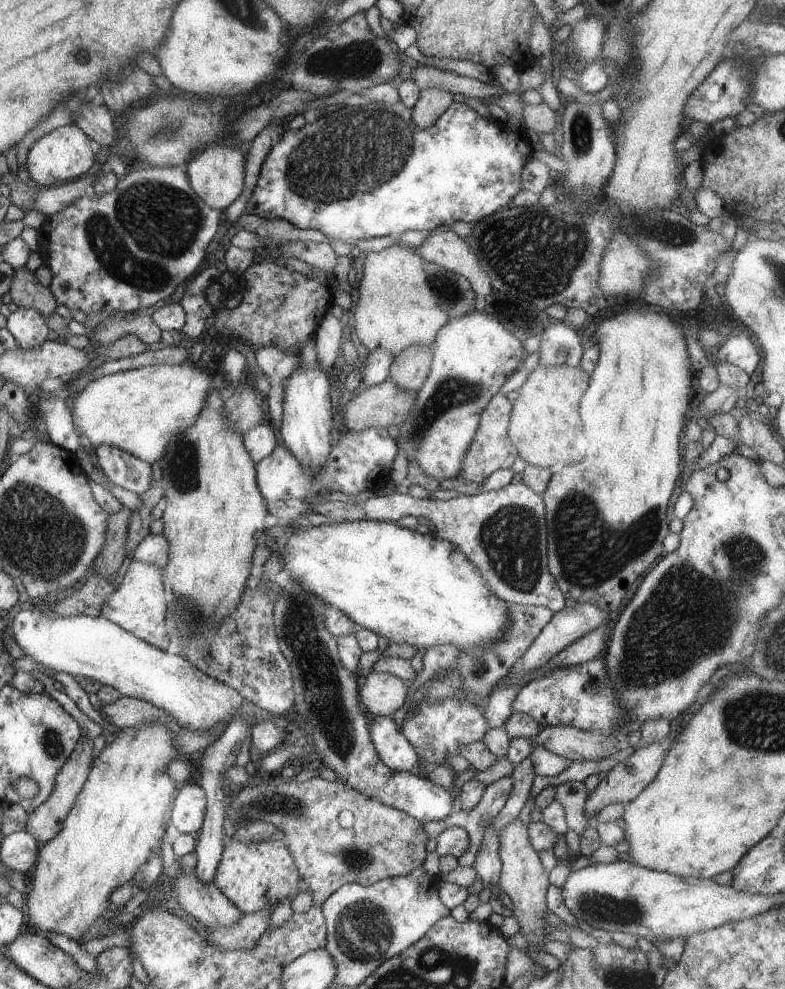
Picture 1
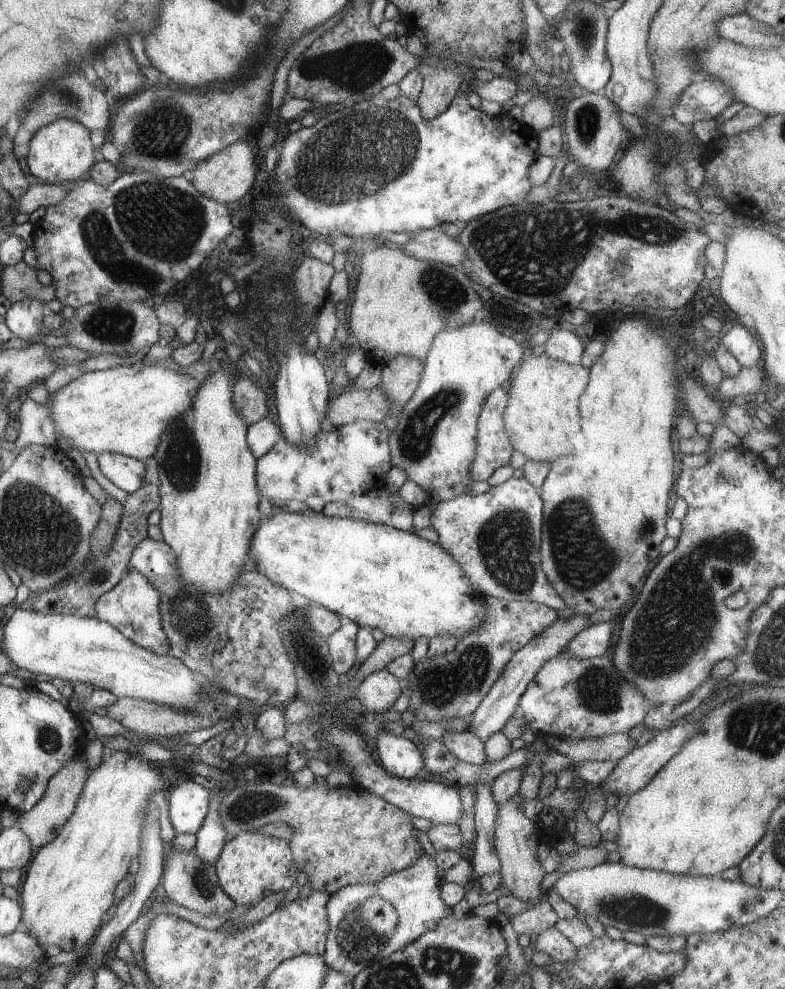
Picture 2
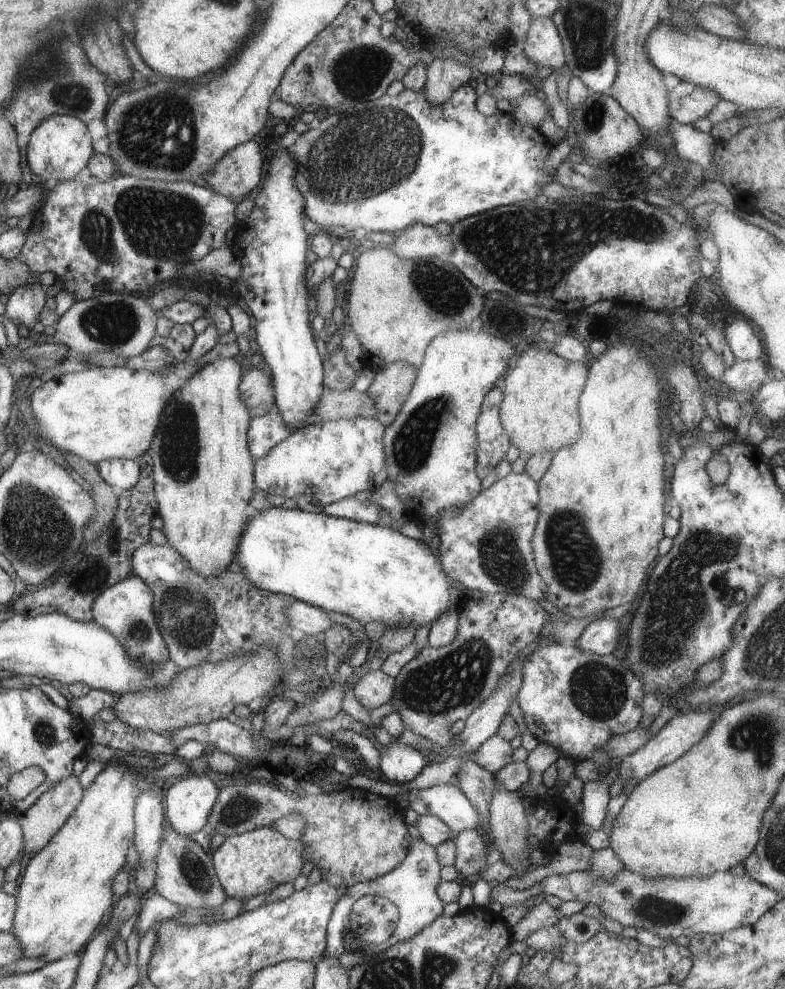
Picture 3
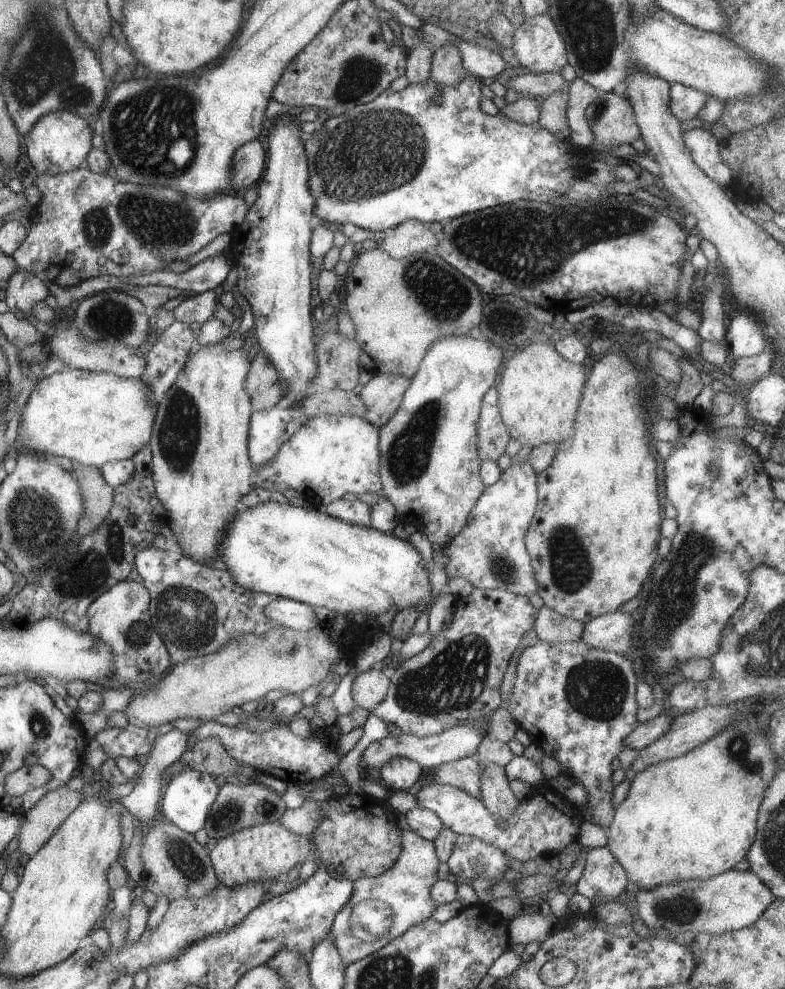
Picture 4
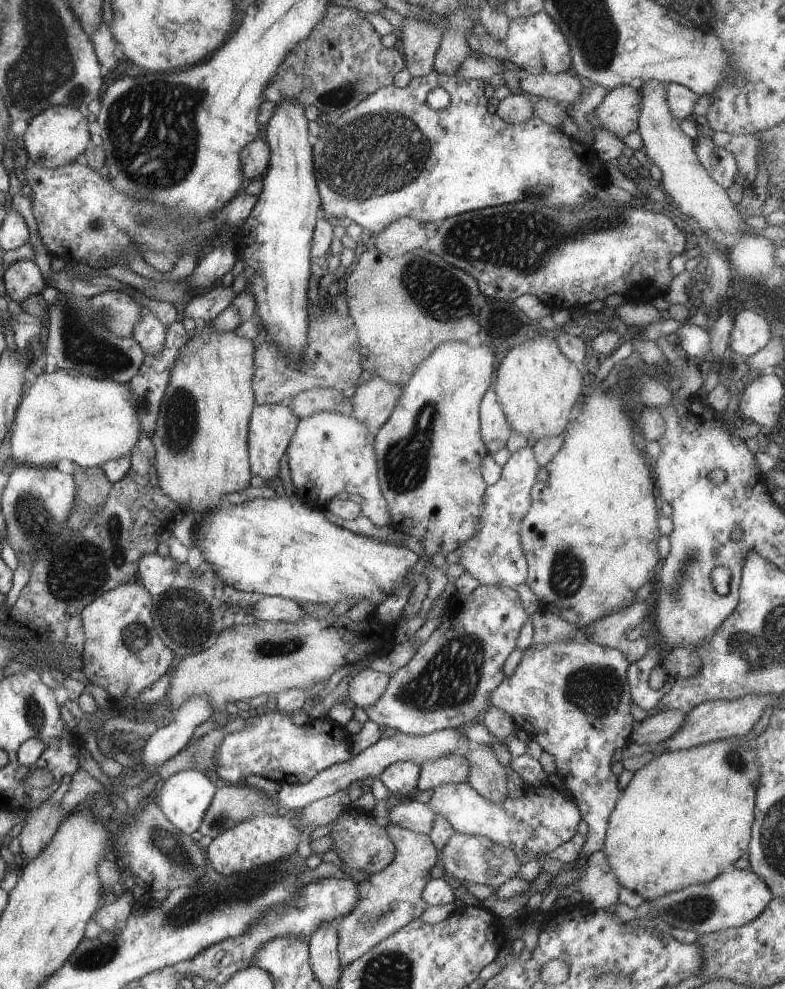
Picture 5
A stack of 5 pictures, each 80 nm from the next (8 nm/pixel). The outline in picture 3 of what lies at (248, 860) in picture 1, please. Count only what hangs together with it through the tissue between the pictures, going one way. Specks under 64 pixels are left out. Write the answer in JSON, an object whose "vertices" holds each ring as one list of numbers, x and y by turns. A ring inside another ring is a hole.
{"vertices":[[270,827,228,837,210,855,227,896,239,901,247,901,258,894,274,891,280,884,296,880,304,864,301,842,282,836]]}

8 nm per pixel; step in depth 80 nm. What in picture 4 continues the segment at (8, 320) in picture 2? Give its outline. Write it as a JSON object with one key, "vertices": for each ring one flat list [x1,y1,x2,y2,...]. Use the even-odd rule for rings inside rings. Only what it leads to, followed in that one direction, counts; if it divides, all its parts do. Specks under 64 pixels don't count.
{"vertices":[[23,268,18,269,10,277,5,291,5,301,9,310,19,310,26,316,31,315,34,304,44,302,49,295,48,284,45,280]]}

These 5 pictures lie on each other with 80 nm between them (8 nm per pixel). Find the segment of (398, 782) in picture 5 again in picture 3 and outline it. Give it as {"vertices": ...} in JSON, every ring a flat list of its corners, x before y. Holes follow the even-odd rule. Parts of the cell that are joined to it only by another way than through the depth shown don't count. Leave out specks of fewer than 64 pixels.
{"vertices":[[398,739,388,743,379,756,379,770,395,784,406,784,414,780,427,765,422,751,399,742]]}

